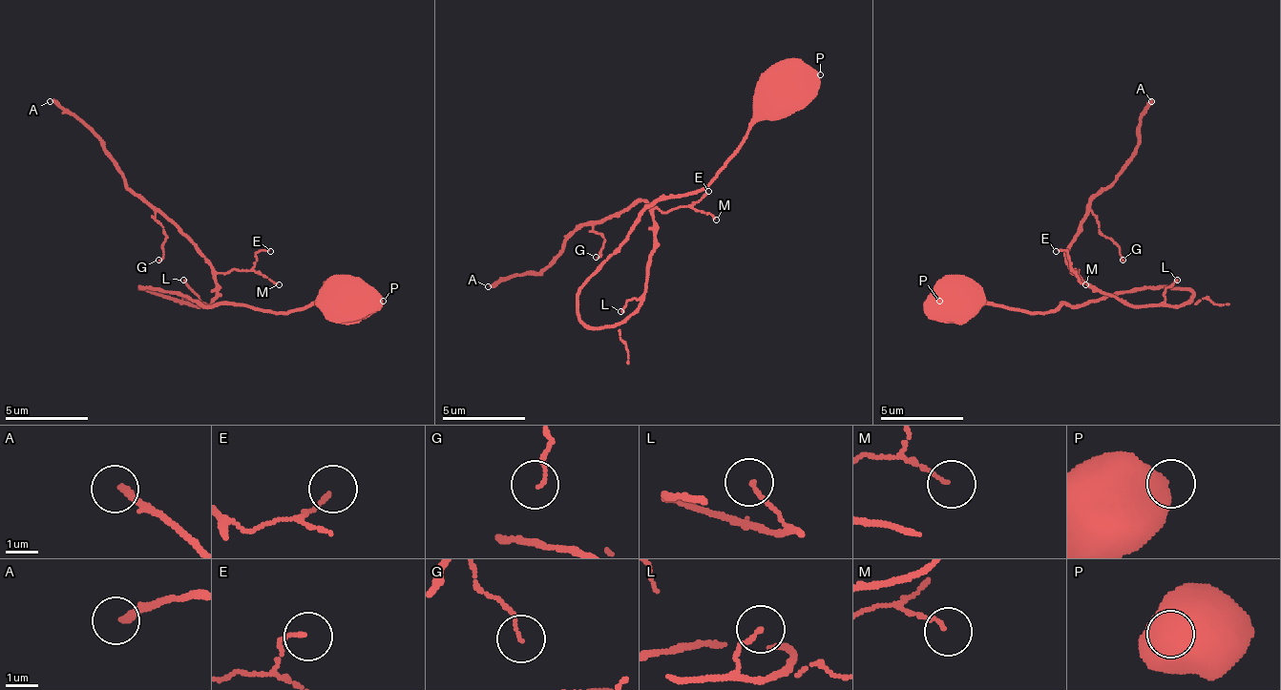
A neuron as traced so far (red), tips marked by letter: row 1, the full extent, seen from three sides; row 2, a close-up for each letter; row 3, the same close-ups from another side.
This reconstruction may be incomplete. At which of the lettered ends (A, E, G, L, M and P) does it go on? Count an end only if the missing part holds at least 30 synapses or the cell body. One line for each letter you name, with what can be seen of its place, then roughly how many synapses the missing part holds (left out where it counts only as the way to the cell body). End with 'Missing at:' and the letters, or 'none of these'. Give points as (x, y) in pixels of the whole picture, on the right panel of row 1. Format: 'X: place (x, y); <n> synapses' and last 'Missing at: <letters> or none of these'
A: place (1151, 101); 250 synapses
Missing at: A

